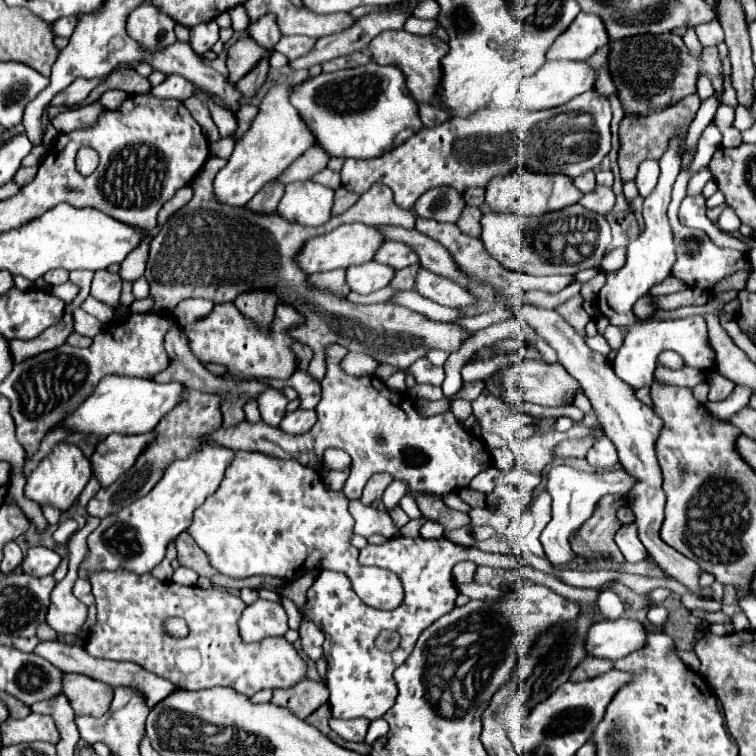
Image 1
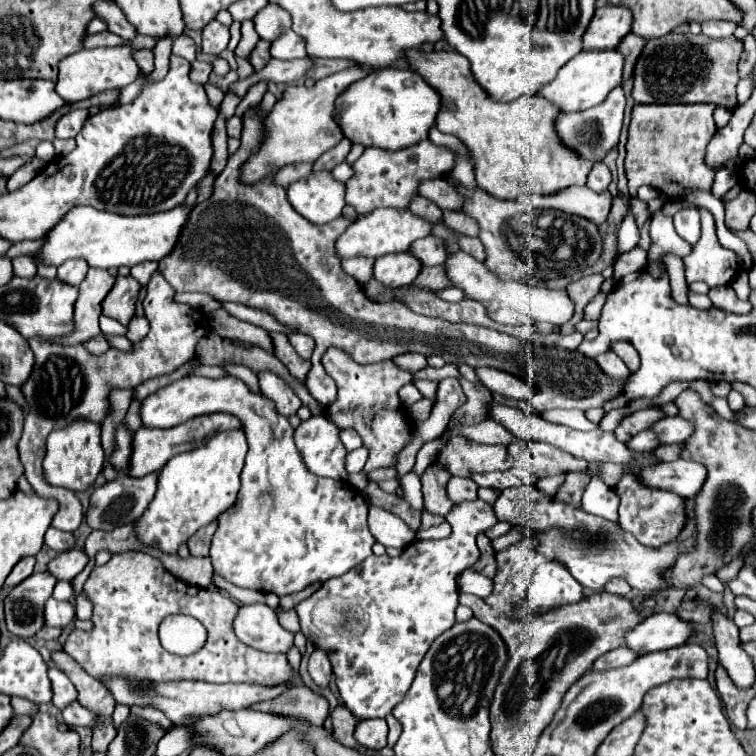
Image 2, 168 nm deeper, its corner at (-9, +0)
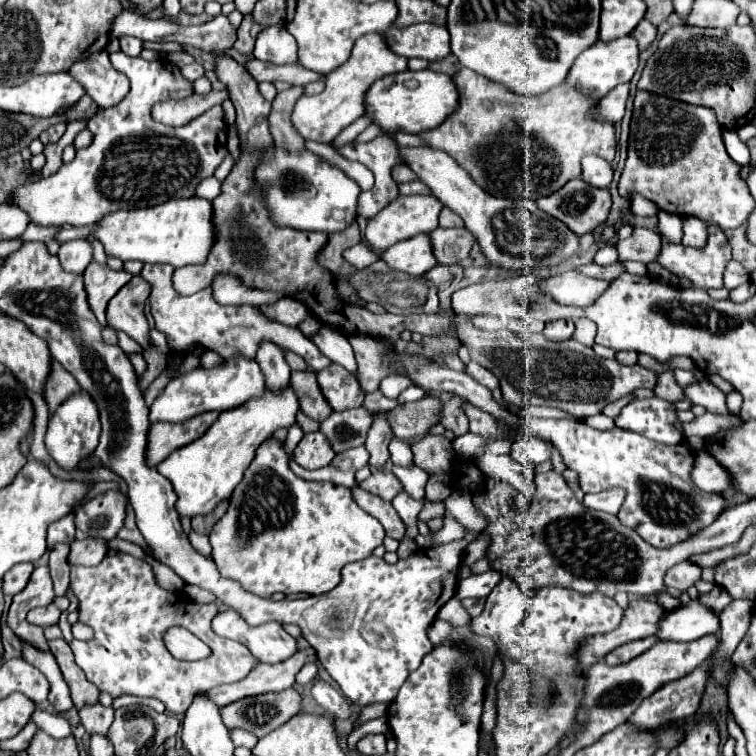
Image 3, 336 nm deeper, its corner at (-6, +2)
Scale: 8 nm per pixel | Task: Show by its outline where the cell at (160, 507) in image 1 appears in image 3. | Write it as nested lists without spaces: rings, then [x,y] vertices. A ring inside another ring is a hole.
[[[291,389],[281,395],[265,391],[263,397],[251,399],[237,409],[223,411],[219,419],[209,427],[205,437],[199,437],[197,441],[175,449],[165,461],[161,461],[157,471],[173,485],[173,491],[177,495],[175,509],[179,517],[193,519],[197,515],[207,515],[221,501],[229,499],[235,485],[243,479],[245,469],[253,461],[255,449],[279,427],[291,427],[295,423],[297,409],[299,403]]]

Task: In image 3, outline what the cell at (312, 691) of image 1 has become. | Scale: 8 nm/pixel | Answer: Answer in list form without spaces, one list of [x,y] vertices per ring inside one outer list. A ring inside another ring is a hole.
[[[295,689],[265,693],[235,701],[221,709],[221,719],[229,729],[243,727],[259,739],[303,713],[301,695]]]

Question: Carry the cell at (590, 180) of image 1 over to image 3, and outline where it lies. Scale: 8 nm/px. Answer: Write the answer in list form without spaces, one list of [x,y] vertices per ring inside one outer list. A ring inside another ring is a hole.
[[[589,155],[583,159],[583,181],[587,181],[593,187],[609,187],[611,179],[613,179],[613,167],[595,155]]]

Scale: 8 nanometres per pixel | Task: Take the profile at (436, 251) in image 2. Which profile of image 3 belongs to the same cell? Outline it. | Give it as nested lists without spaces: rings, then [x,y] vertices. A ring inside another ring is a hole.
[[[441,229],[429,233],[431,249],[439,265],[451,265],[467,259],[475,237],[467,229]]]

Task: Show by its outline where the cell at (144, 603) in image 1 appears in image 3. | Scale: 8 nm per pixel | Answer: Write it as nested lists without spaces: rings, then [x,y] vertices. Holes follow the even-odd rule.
[[[117,551],[105,555],[103,561],[95,567],[71,567],[71,587],[79,599],[79,621],[91,625],[95,631],[95,637],[91,641],[77,641],[77,639],[71,641],[75,663],[83,669],[83,673],[93,685],[109,693],[111,697],[121,697],[121,695],[155,697],[165,703],[169,713],[183,715],[185,709],[189,709],[195,691],[207,691],[223,683],[235,683],[243,679],[253,669],[253,665],[259,663],[249,653],[249,649],[245,649],[245,645],[233,639],[219,637],[217,633],[211,631],[211,621],[219,613],[215,603],[197,603],[185,597],[181,591],[167,591],[159,587],[153,567],[145,559],[137,559],[129,553]],[[173,625],[181,625],[191,633],[195,633],[199,639],[203,639],[211,647],[211,655],[201,661],[169,659],[167,649],[163,645],[163,633],[167,627]]]

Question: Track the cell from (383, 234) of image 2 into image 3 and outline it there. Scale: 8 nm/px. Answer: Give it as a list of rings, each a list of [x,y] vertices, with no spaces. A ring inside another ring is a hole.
[[[399,195],[391,205],[387,205],[385,209],[381,209],[381,213],[377,213],[373,219],[369,219],[369,223],[365,227],[365,241],[371,245],[371,249],[385,251],[399,241],[433,231],[437,227],[439,211],[441,211],[441,201],[437,201],[437,197],[423,197],[423,195],[403,197],[403,195]]]

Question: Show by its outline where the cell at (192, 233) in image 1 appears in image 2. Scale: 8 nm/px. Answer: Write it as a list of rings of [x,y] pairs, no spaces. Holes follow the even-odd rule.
[[[244,113],[240,149],[216,177],[212,197],[192,211],[176,251],[168,255],[158,269],[176,293],[200,291],[222,303],[234,301],[266,309],[280,323],[314,337],[316,349],[310,359],[312,369],[306,387],[322,407],[330,407],[336,401],[336,383],[322,367],[322,355],[330,347],[342,349],[362,365],[416,351],[422,355],[442,355],[446,363],[464,361],[474,369],[494,367],[520,377],[534,389],[528,401],[536,413],[554,407],[586,411],[590,407],[602,407],[624,391],[626,379],[610,379],[594,359],[580,351],[540,347],[496,329],[412,315],[408,307],[400,307],[396,301],[370,301],[360,283],[342,271],[336,255],[336,239],[350,225],[348,219],[340,217],[326,225],[312,225],[300,219],[300,215],[288,207],[286,189],[274,183],[276,173],[252,185],[240,181],[242,165],[260,149],[266,133],[264,121],[266,115]]]

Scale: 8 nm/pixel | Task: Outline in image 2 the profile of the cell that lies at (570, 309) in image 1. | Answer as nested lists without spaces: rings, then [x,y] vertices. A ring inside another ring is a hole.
[[[594,273],[594,275],[582,275],[580,279],[572,281],[566,291],[570,295],[570,299],[574,299],[576,303],[576,313],[572,317],[572,321],[568,321],[566,325],[562,325],[562,333],[572,333],[574,331],[574,325],[578,321],[582,321],[582,309],[586,307],[588,301],[592,301],[592,297],[600,291],[600,285],[602,285],[604,277],[600,273]]]

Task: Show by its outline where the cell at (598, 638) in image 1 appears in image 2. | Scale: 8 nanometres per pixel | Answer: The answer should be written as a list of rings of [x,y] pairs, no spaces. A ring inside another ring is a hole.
[[[654,613],[646,617],[636,629],[628,631],[626,647],[634,651],[652,653],[670,647],[680,647],[692,637],[692,623],[678,617],[676,613]]]

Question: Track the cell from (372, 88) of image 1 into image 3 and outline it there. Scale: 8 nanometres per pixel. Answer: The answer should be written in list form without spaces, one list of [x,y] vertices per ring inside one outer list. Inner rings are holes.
[[[401,71],[377,79],[365,93],[365,115],[373,125],[379,125],[387,135],[423,133],[417,129],[433,129],[441,125],[457,107],[457,89],[449,75],[423,71]]]

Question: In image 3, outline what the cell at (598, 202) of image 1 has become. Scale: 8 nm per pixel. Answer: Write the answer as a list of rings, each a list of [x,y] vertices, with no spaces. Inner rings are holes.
[[[573,179],[559,191],[537,199],[541,211],[561,219],[577,235],[599,227],[611,209],[611,195],[607,189],[597,189],[581,179]]]

